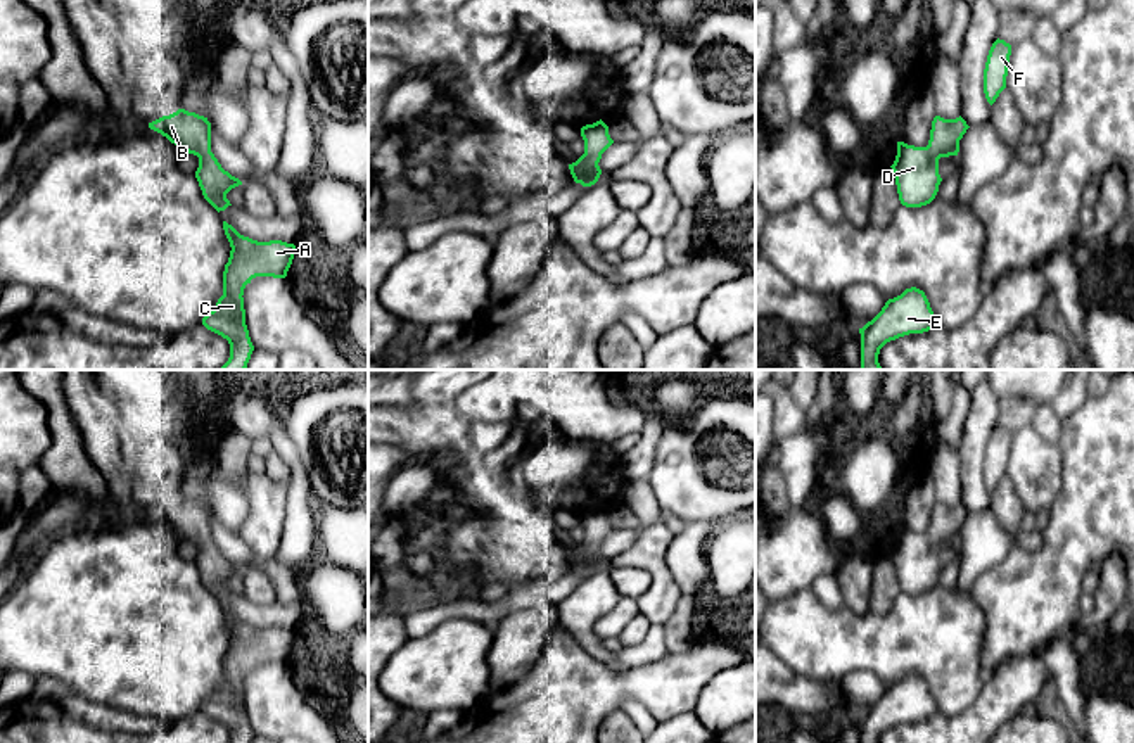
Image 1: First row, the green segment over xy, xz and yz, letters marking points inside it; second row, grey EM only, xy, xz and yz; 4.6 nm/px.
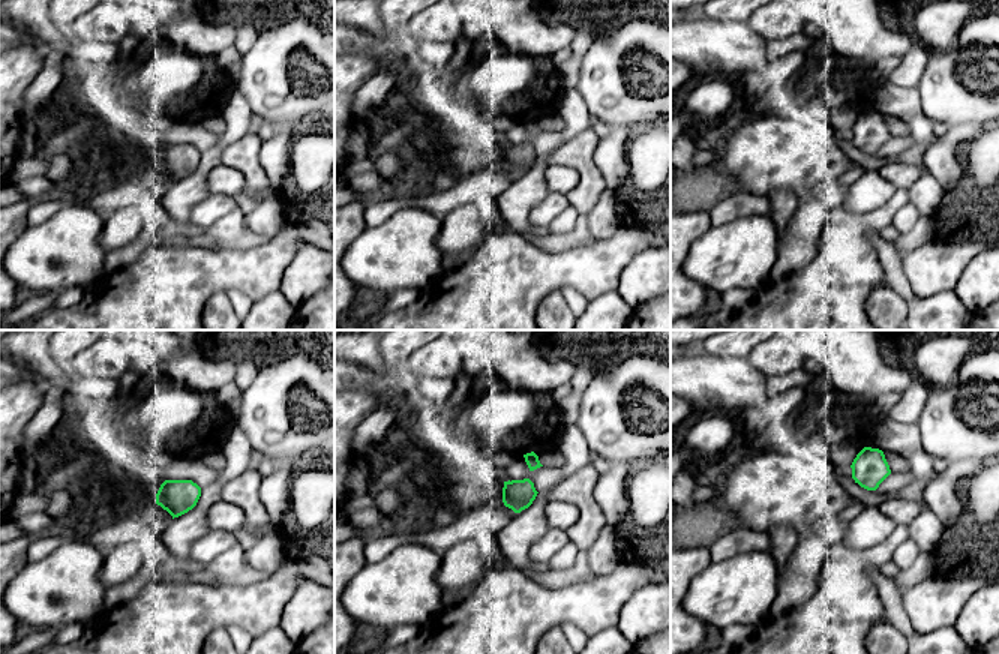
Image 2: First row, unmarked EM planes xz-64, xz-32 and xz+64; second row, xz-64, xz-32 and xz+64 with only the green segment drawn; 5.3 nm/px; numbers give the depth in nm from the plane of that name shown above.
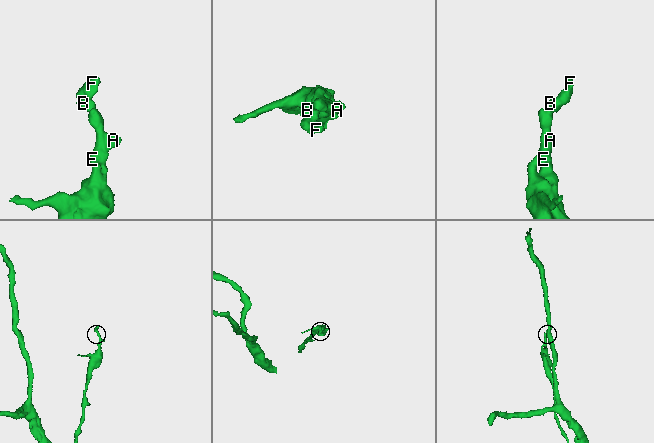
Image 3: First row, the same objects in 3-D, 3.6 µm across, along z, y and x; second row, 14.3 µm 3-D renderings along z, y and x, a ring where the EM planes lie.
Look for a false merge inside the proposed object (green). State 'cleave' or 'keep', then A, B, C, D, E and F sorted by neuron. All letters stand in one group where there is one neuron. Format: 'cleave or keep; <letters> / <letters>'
keep; A B C D E F

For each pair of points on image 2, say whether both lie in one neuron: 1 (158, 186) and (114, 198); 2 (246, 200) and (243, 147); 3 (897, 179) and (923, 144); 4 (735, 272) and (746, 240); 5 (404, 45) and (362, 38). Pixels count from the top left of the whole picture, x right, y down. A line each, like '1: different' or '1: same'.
1: same
2: same
3: different
4: same
5: same

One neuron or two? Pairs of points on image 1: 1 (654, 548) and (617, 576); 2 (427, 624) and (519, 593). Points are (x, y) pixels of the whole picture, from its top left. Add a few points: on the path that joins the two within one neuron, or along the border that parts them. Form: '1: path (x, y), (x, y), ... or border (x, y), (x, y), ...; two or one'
1: border (612, 565), (643, 569), (652, 583); two
2: path (450, 610), (496, 610); one

